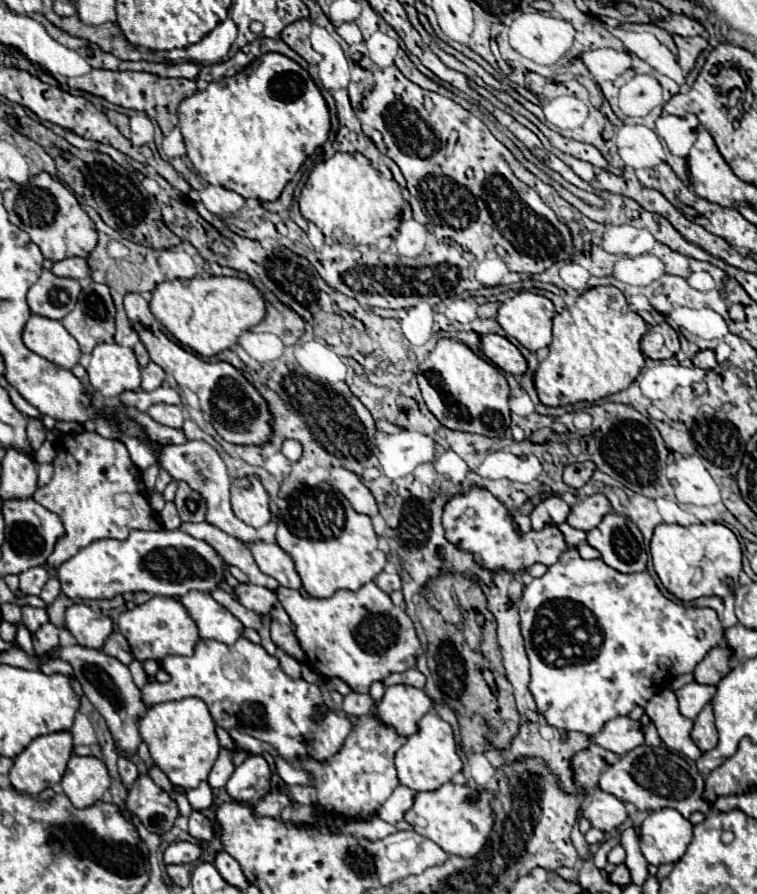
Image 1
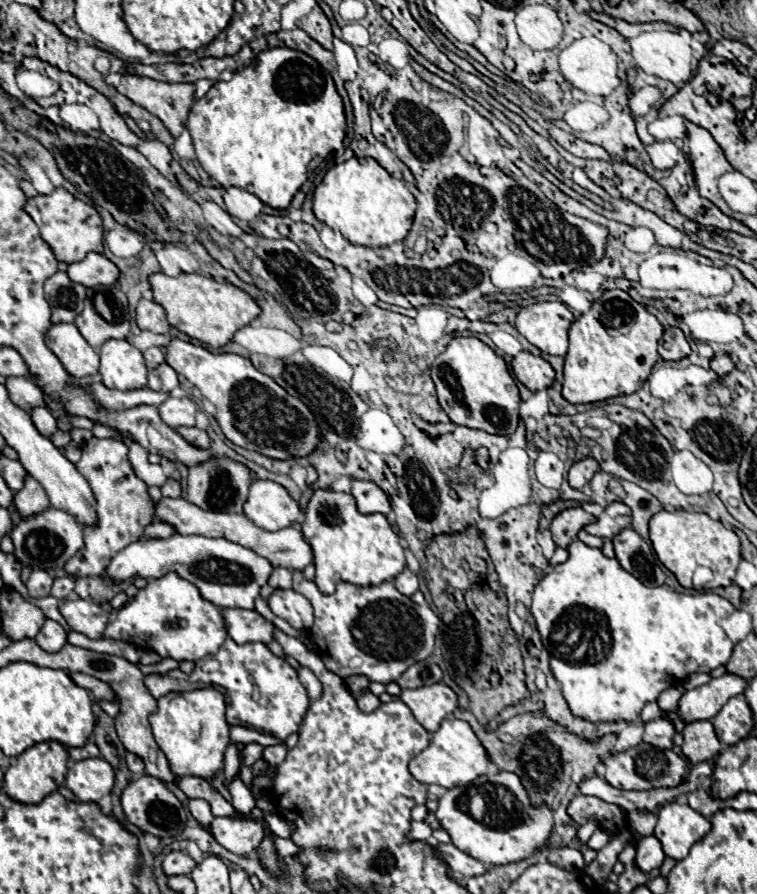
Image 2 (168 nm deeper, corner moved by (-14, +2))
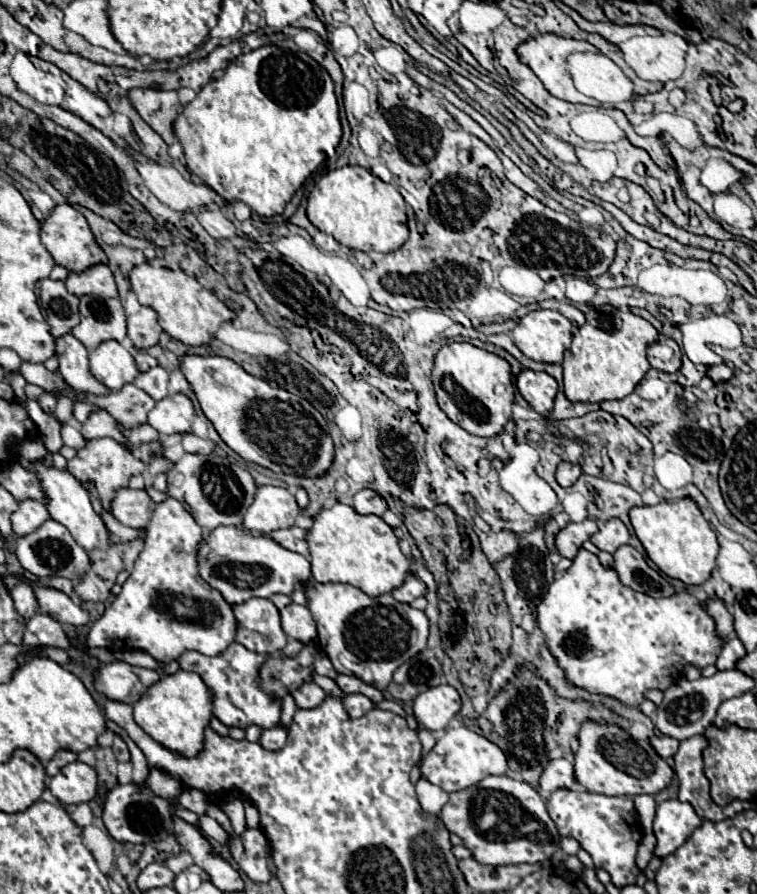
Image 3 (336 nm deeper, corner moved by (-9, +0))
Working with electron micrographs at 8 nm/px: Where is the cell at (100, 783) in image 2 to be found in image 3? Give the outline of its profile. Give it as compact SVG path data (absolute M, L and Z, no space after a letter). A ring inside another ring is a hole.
M81 761L65 765L55 777L51 777L51 793L59 803L83 803L97 795L97 771Z

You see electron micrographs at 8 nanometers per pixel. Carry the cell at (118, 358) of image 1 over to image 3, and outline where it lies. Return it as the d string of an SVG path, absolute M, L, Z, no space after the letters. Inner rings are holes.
M103 341L93 353L89 353L89 367L95 379L111 391L123 389L139 375L133 355L117 341Z

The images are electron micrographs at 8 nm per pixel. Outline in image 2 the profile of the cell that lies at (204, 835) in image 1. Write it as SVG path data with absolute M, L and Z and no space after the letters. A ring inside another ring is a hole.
M216 817L210 825L214 839L240 857L256 857L264 839L264 829L256 821Z

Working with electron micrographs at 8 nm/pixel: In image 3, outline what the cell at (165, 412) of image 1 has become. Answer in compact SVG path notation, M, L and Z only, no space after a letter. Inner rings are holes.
M181 393L161 399L149 411L147 419L147 423L161 435L187 433L191 431L191 421L193 421L193 403Z

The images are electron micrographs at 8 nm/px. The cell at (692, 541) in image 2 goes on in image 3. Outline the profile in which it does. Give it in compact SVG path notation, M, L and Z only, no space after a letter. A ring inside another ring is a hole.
M691 499L659 503L653 507L633 507L629 511L629 517L649 559L665 575L679 579L685 585L703 585L711 577L719 553L717 533L711 529L711 525L705 521L699 507Z

